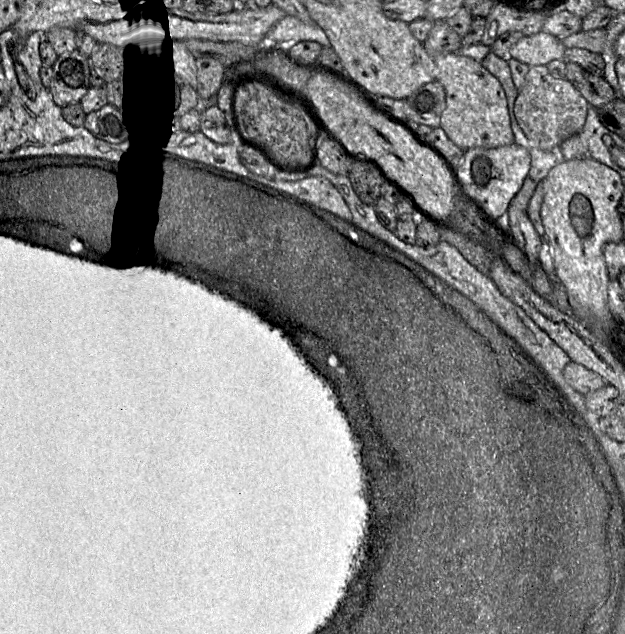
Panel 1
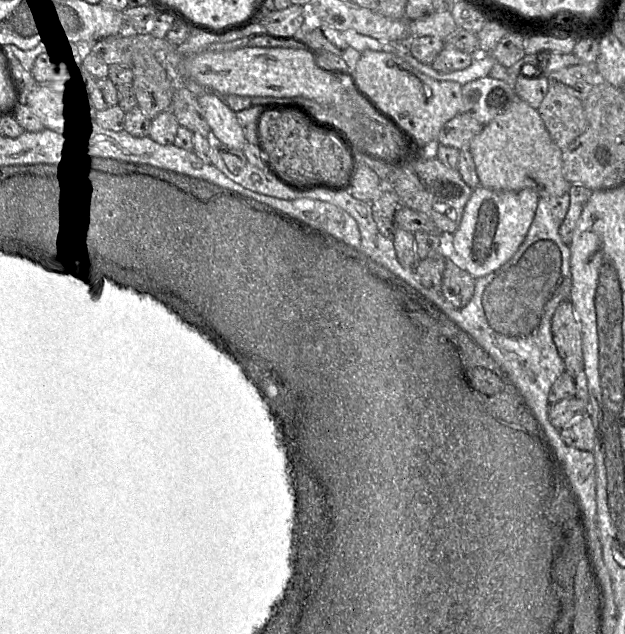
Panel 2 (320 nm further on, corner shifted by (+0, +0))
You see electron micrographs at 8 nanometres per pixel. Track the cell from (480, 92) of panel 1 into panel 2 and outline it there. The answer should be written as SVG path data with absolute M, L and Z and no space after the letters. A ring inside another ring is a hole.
M517 95L516 100L502 113L484 125L482 131L470 142L468 150L473 156L480 185L484 188L495 191L519 191L531 188L538 193L539 197L560 197L568 193L571 186L563 175L563 150L551 139L538 110Z

